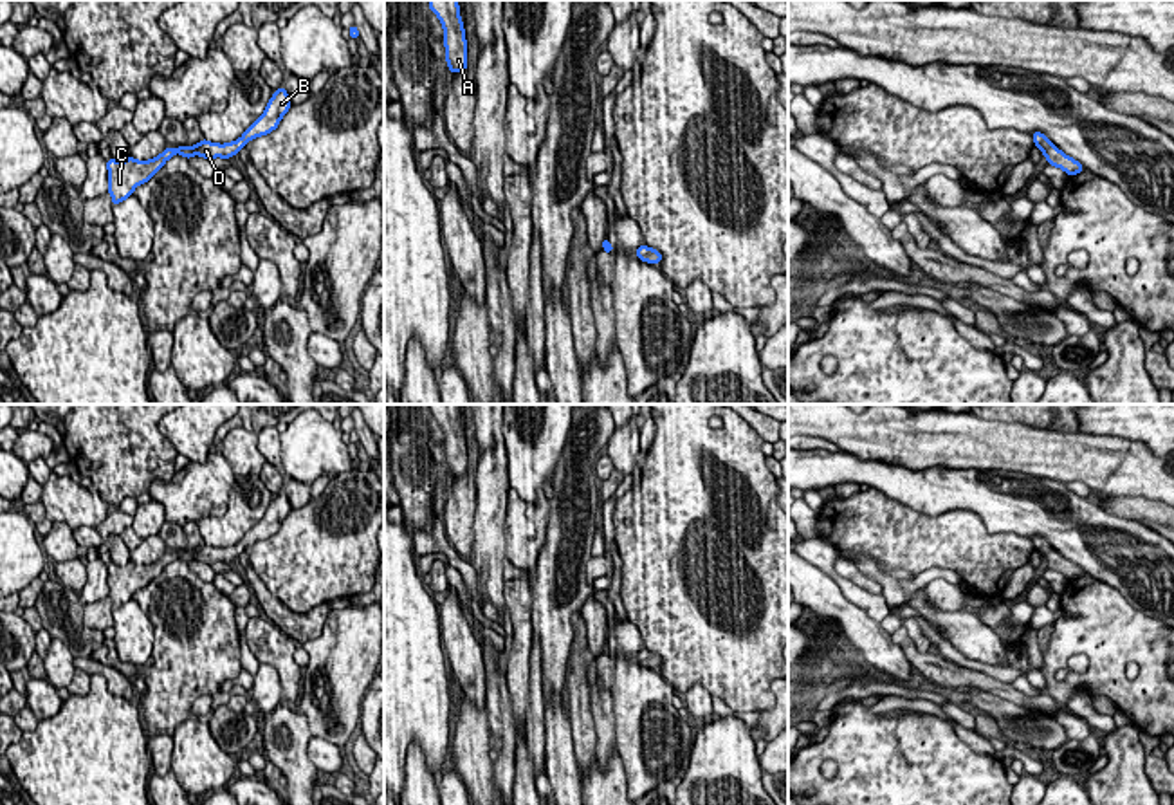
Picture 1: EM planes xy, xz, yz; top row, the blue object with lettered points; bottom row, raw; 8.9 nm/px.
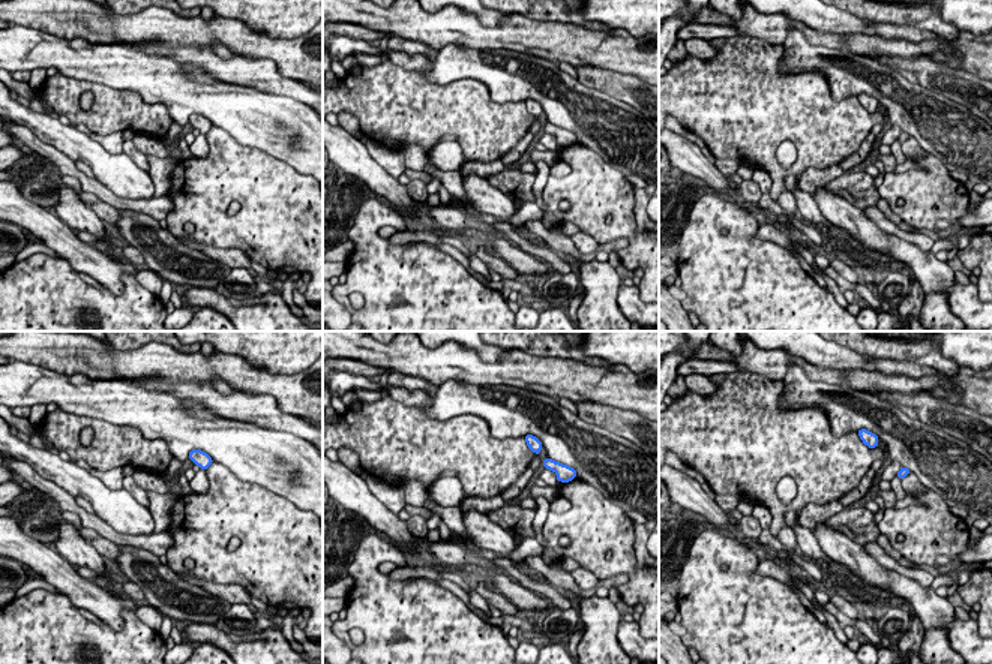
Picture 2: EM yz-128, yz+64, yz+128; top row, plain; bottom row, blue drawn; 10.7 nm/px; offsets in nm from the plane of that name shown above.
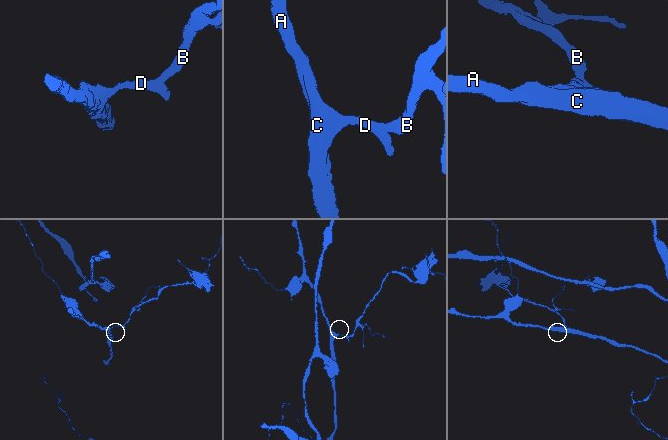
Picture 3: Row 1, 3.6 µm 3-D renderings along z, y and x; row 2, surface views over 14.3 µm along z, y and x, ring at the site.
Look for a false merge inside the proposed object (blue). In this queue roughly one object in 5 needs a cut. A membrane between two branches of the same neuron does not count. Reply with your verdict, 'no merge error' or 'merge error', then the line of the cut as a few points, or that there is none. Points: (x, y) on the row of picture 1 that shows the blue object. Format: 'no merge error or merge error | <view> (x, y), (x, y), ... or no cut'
no merge error | no cut

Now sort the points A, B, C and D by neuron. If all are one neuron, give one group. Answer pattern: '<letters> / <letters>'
A B C D

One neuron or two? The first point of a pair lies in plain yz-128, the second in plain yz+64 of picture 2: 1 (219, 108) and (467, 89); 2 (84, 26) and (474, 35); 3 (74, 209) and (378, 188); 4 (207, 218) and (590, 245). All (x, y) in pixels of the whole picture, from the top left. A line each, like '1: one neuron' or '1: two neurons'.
1: two neurons
2: one neuron
3: one neuron
4: two neurons

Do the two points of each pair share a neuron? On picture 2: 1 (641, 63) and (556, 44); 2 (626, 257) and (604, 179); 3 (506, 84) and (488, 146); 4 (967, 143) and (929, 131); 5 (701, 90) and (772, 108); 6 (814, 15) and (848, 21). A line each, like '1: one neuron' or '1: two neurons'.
1: one neuron
2: one neuron
3: two neurons
4: one neuron
5: one neuron
6: one neuron

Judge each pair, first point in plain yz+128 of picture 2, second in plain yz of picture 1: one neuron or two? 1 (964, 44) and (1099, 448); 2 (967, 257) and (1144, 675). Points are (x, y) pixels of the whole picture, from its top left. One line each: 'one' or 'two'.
1: one
2: one

